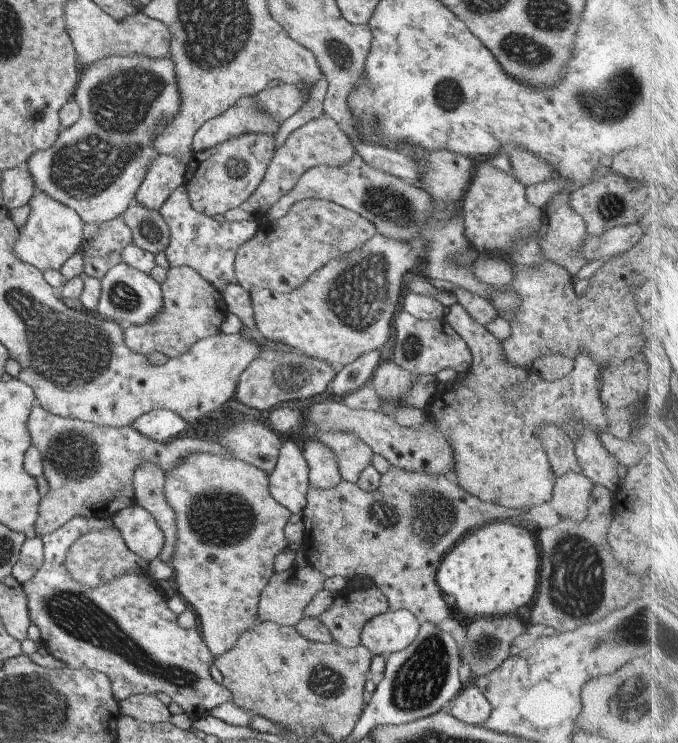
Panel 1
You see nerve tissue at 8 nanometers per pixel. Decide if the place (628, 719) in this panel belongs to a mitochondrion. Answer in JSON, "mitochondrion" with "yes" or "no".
{"mitochondrion":"yes"}

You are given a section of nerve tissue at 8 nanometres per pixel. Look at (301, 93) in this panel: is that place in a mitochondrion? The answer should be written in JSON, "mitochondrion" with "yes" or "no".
{"mitochondrion":"no"}

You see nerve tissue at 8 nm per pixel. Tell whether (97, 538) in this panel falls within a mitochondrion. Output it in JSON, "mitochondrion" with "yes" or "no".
{"mitochondrion":"no"}

